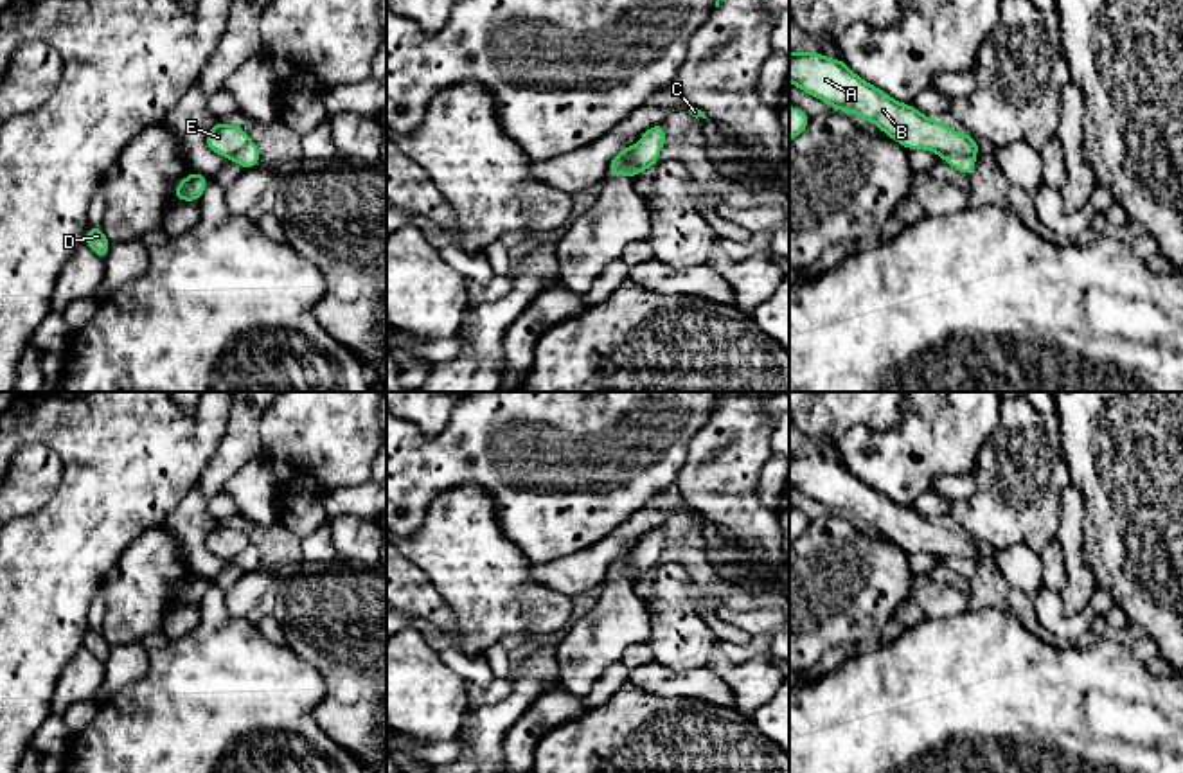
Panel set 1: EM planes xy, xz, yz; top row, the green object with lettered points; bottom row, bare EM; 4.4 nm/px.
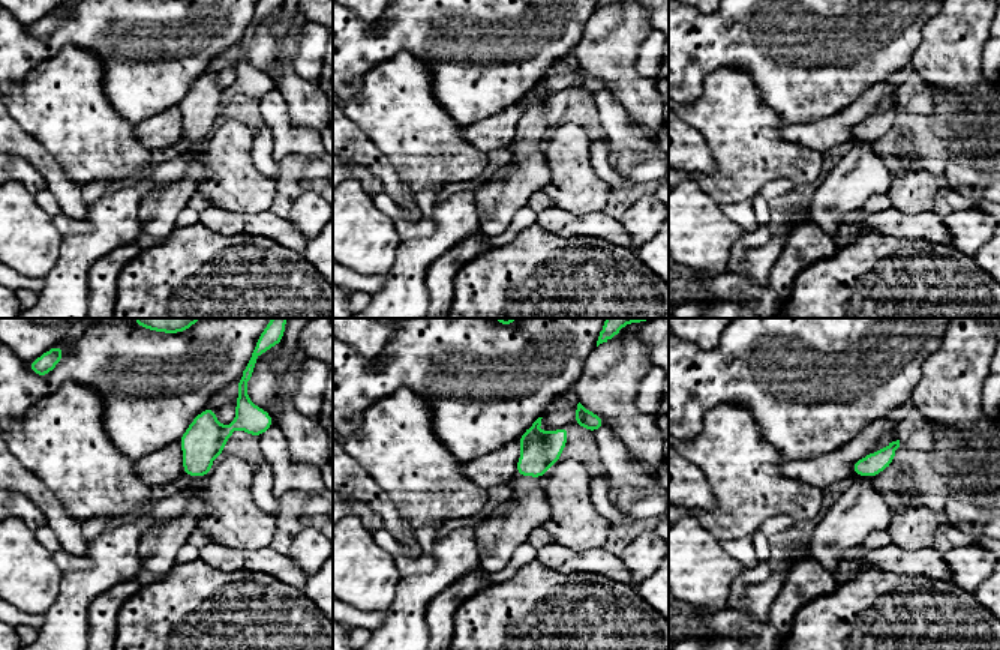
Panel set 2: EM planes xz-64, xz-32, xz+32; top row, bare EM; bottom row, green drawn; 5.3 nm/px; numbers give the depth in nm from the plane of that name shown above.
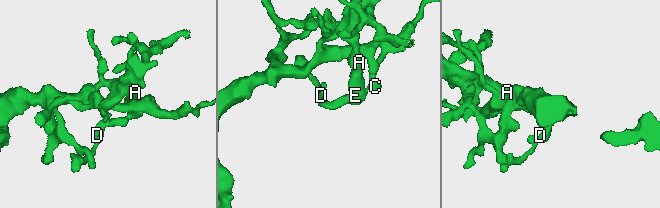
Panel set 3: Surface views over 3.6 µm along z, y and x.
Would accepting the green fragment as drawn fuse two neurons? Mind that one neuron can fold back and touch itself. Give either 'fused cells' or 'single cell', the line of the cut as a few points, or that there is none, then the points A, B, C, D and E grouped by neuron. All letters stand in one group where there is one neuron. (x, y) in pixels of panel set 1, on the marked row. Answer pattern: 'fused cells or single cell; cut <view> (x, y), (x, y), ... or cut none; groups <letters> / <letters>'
fused cells; cut xz (639, 142), (630, 153), (630, 162), (637, 173); groups A B E / C D

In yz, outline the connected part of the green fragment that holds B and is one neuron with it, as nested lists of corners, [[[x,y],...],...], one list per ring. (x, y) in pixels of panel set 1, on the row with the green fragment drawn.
[[[789,50],[789,81],[795,88],[822,99],[838,111],[874,122],[904,149],[926,149],[938,156],[960,153],[976,156],[982,146],[969,135],[922,115],[913,104],[903,104],[867,83],[843,59],[822,52]]]

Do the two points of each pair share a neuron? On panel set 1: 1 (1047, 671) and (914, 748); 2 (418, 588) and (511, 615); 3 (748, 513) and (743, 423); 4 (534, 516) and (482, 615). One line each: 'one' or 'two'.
1: one
2: two
3: one
4: two

